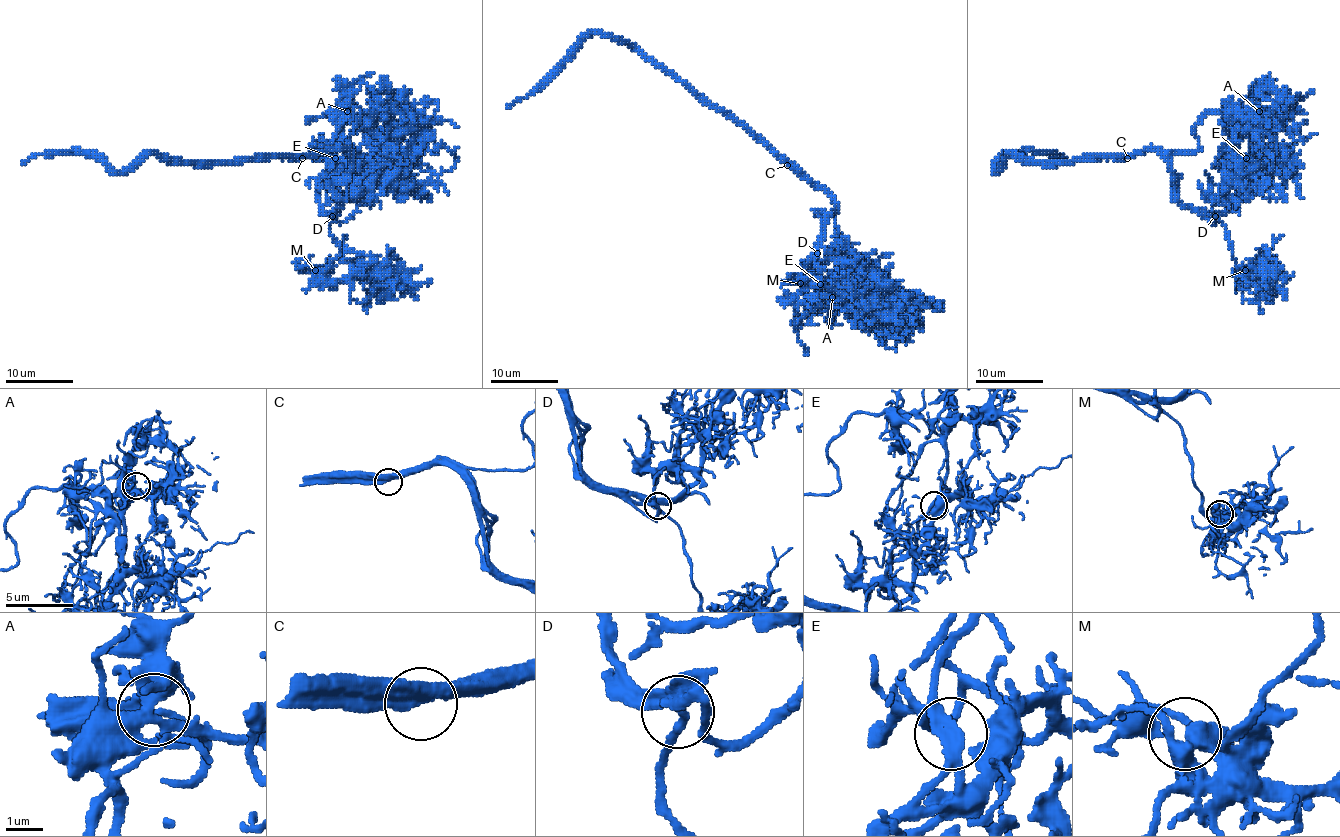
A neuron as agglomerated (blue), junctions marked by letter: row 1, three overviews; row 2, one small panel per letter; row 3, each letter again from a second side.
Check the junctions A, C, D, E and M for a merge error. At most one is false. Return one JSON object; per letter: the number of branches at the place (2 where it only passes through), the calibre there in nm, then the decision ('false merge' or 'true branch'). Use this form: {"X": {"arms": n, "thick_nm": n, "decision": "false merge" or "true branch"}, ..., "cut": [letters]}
{"A": {"arms": 3, "thick_nm": 360, "decision": "true branch"}, "C": {"arms": 2, "thick_nm": 440, "decision": "true branch"}, "D": {"arms": 3, "thick_nm": 240, "decision": "true branch"}, "E": {"arms": 2, "thick_nm": 300, "decision": "true branch"}, "M": {"arms": 3, "thick_nm": 480, "decision": "true branch"}, "cut": []}

